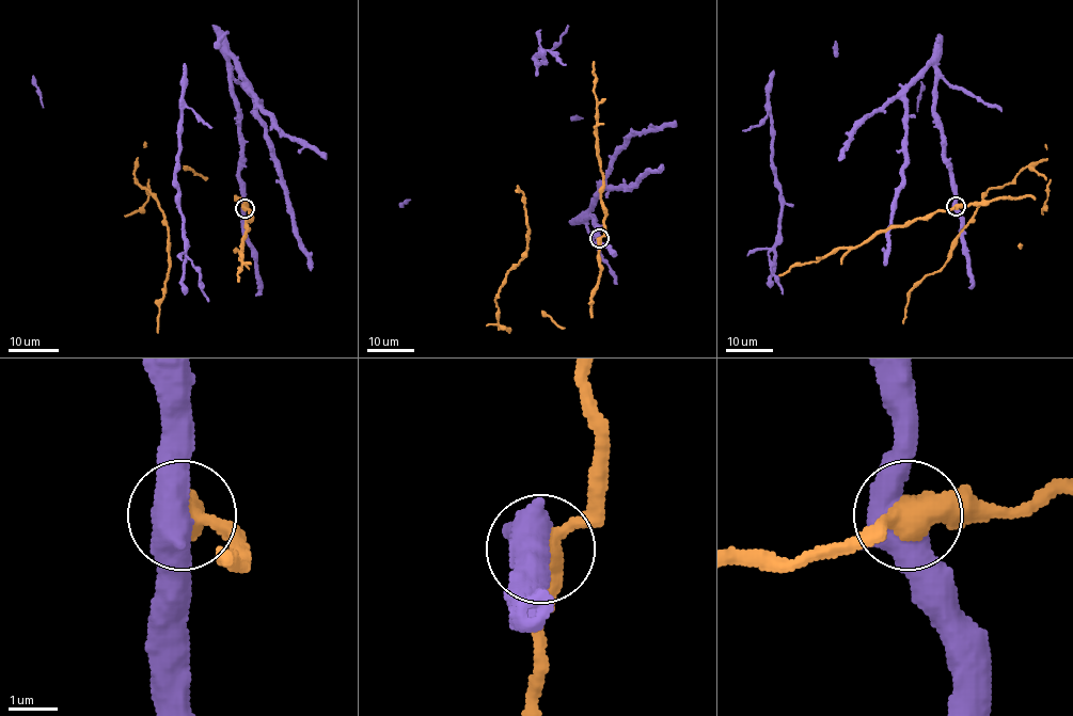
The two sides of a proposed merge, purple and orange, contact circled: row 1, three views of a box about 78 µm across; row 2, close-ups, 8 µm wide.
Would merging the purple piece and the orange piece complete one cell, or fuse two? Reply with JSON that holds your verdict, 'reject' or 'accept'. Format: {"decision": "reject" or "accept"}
{"decision": "accept"}

